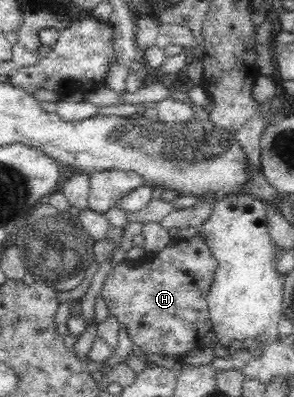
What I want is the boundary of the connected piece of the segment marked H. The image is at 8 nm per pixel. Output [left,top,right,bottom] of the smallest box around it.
[101,234,217,359]

